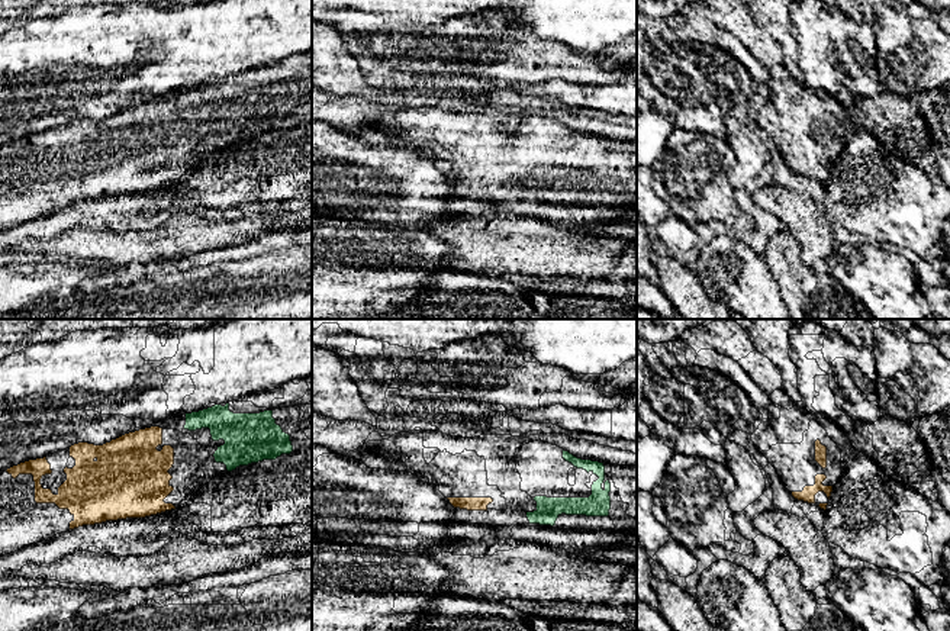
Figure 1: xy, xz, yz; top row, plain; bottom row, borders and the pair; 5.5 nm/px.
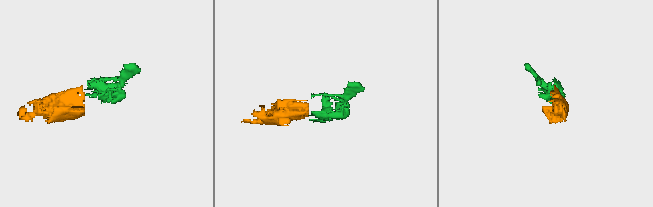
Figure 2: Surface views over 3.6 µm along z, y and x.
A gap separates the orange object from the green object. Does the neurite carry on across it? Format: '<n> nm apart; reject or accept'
120 nm apart; accept

